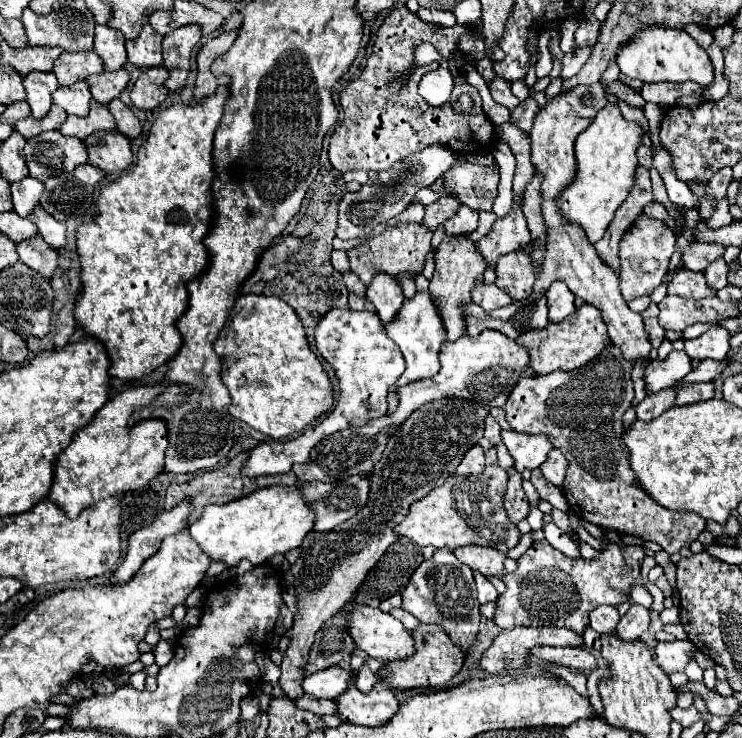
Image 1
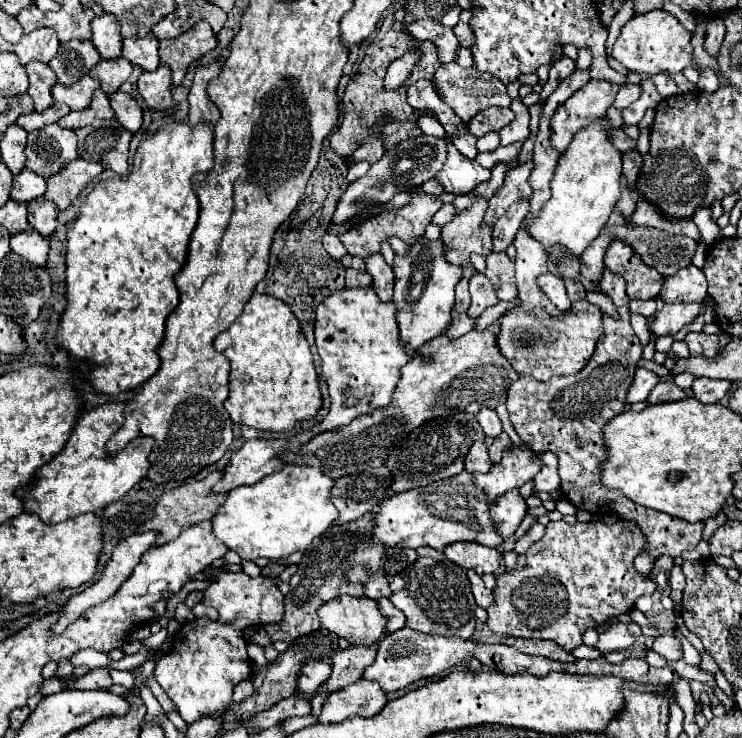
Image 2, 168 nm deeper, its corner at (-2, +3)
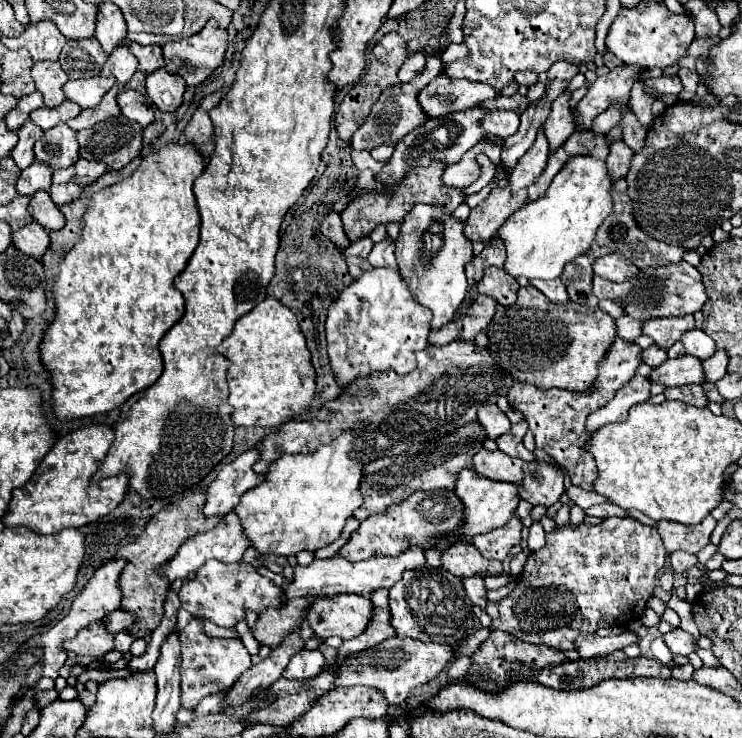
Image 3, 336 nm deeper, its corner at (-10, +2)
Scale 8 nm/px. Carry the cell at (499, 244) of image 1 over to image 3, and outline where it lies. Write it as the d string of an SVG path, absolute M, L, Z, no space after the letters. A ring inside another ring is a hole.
M541 126L535 144L525 152L525 156L519 158L519 164L515 164L515 170L509 176L511 190L521 190L521 188L531 186L537 180L537 176L543 172L547 164L547 156L549 156L549 142Z

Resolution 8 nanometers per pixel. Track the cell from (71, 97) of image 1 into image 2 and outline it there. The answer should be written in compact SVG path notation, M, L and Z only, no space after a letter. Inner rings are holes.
M83 77L73 85L57 83L57 85L53 85L53 99L67 103L71 107L71 111L83 111L89 107L91 95L97 87L99 87L97 79L91 79L91 77Z

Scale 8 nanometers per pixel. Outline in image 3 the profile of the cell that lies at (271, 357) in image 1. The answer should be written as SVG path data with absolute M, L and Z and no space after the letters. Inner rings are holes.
M265 298L255 308L237 320L231 336L227 336L219 348L219 354L223 354L231 366L227 370L227 384L229 384L229 404L233 406L231 422L235 426L263 426L273 428L281 426L293 416L307 414L307 408L315 396L315 370L311 366L311 354L305 346L305 336L299 328L299 322L295 314L283 306L275 298Z

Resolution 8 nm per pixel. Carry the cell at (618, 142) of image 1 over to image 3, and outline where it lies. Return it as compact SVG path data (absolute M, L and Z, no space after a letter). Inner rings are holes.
M573 156L553 178L547 192L513 212L493 238L499 238L507 250L503 270L513 276L559 278L563 266L587 252L597 228L611 214L611 178L603 160L593 156Z

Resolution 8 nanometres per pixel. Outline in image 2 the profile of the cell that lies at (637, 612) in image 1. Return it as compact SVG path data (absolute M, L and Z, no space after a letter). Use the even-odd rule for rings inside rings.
M635 621L615 623L615 625L609 625L605 633L599 635L599 641L595 647L599 647L601 653L605 655L609 651L619 651L619 649L631 647L639 635L641 635L641 627Z

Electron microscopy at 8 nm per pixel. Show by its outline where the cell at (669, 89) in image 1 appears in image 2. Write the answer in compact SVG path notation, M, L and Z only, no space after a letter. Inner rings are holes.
M627 85L627 87L623 87L619 93L617 93L617 99L615 99L615 107L617 109L625 109L625 107L629 107L633 101L637 101L639 97L641 97L641 93L643 93L643 89L641 89L641 85Z

